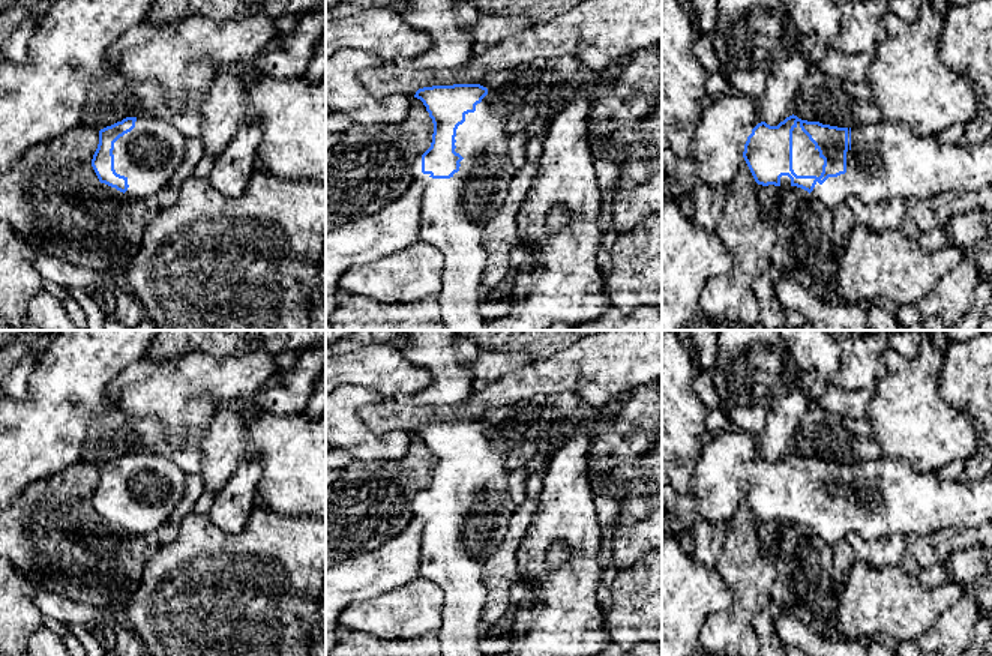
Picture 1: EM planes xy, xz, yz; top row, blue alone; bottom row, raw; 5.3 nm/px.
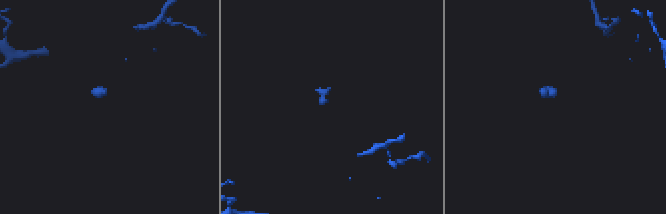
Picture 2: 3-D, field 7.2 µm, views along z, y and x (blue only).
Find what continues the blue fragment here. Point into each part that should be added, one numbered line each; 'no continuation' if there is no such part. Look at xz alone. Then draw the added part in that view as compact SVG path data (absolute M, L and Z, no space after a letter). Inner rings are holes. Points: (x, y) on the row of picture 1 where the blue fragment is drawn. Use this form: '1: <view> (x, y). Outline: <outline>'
1: xz (455, 210). Outline: M486 98L476 105L474 113L465 114L465 122L458 126L455 140L455 152L464 159L459 162L459 171L450 179L432 179L431 174L423 174L422 156L417 156L411 165L414 182L423 188L419 239L434 245L444 255L438 305L446 330L488 330L489 320L479 315L479 308L489 300L482 294L488 260L482 242L483 230L503 206L516 171L509 159L509 134L504 129L504 119L489 107Z

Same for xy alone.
1: xy (147, 155). Outline: M137 117L135 128L114 143L114 170L128 179L129 198L159 192L185 156L186 138L162 119Z

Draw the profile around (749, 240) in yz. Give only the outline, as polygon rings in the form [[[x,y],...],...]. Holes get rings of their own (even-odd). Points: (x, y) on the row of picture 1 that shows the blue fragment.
[[[744,158],[726,188],[725,207],[714,233],[729,251],[732,269],[704,284],[701,318],[725,326],[753,327],[761,314],[755,282],[771,269],[776,233],[759,218],[758,183]]]

